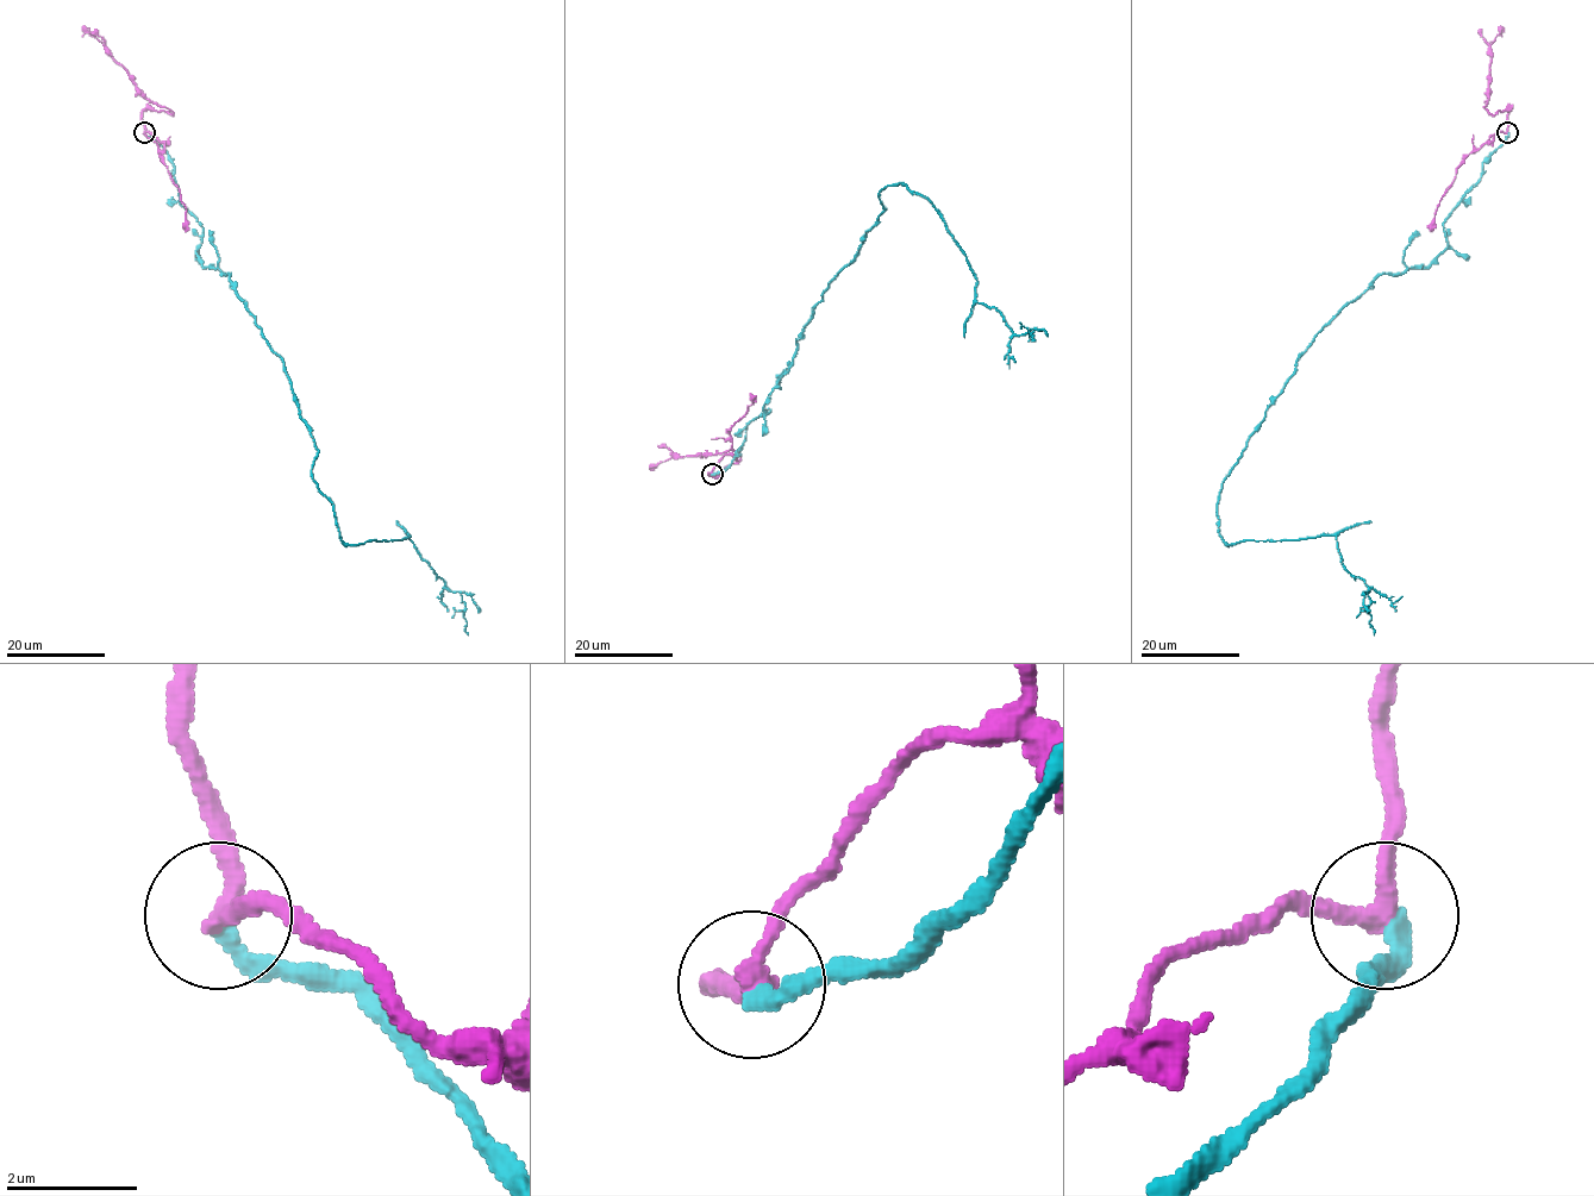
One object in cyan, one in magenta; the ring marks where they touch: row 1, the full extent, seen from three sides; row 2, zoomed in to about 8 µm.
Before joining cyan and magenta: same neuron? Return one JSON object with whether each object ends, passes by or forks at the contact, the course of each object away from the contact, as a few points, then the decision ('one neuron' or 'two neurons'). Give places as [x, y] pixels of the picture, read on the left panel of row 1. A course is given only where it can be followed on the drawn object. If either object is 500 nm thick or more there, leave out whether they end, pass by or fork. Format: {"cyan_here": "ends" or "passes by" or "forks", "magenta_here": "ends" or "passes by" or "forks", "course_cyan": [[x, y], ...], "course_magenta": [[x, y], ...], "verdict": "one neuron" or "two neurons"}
{"cyan_here": "ends", "magenta_here": "passes by", "course_cyan": [[145, 132], [202, 227], [197, 255], [230, 275], [283, 363], [338, 536], [408, 536], [458, 592], [468, 634]], "course_magenta": [[144, 132], [144, 111], [174, 113], [147, 98], [111, 56], [105, 45], [82, 26]], "verdict": "two neurons"}

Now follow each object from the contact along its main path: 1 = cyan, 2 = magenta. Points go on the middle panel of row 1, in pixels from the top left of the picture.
1: (712, 474), (768, 413), (798, 334), (882, 213), (887, 186), (930, 202), (976, 280), (975, 300), (1035, 339)
2: (711, 474), (719, 475), (741, 456), (727, 450), (713, 455), (673, 456), (649, 468)

